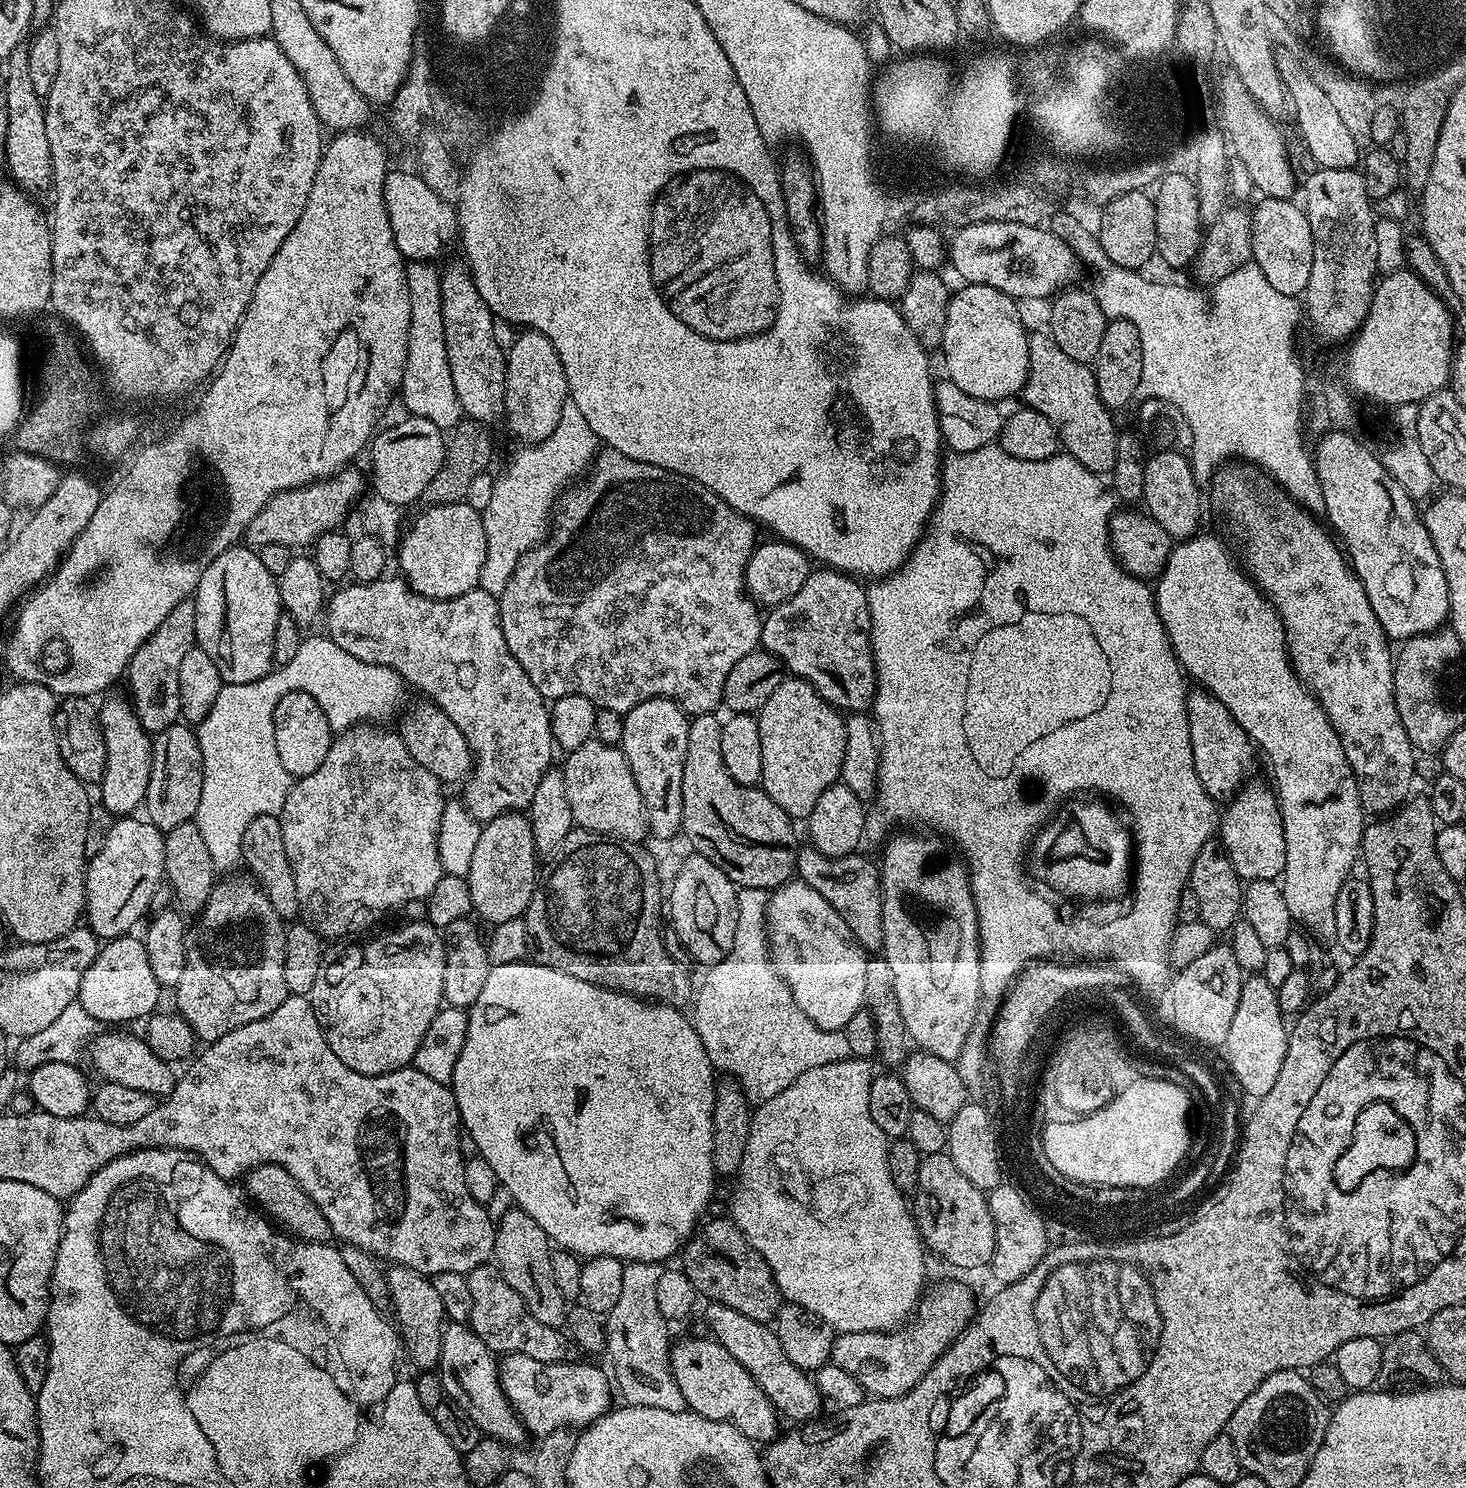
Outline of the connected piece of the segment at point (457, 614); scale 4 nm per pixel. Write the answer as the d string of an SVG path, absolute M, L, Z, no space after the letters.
M381 578L369 584L352 582L349 583L349 588L340 588L333 596L331 593L326 600L327 635L335 644L342 646L342 650L346 650L346 654L354 654L354 658L362 658L362 662L380 664L383 668L393 668L411 687L413 684L414 687L421 688L428 695L425 697L431 698L452 719L454 726L458 726L458 730L462 730L462 734L472 751L474 761L474 767L463 785L463 788L465 788L462 803L468 807L469 814L475 820L487 822L504 812L519 812L527 809L534 798L534 790L538 790L538 782L542 778L542 774L549 771L551 764L548 763L552 760L552 752L554 753L550 708L544 696L538 694L538 690L534 690L534 682L530 682L530 678L526 678L526 670L522 670L522 666L518 666L518 658L514 658L514 654L510 654L510 646L506 646L506 638L502 634L502 626L500 625L500 605L497 597L484 592L477 586L474 590L470 590L458 598L435 600L418 594L402 578L388 579Z

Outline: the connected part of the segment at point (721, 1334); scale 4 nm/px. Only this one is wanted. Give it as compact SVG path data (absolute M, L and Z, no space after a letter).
M709 1303L704 1316L708 1319L711 1339L718 1341L731 1356L744 1367L758 1382L762 1394L770 1398L770 1402L781 1417L789 1416L792 1422L812 1422L821 1415L822 1397L816 1388L815 1379L802 1371L790 1358L786 1358L786 1350L782 1350L782 1342L778 1342L775 1331L768 1324L754 1322L754 1318L746 1318L746 1314L738 1314L738 1310L730 1310L730 1306Z

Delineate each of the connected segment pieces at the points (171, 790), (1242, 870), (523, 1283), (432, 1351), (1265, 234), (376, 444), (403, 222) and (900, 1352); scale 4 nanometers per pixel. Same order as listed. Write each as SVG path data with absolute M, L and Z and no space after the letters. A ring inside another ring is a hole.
M177 722L166 726L166 730L155 733L152 741L150 786L142 805L143 811L148 811L148 823L159 828L161 832L168 833L176 826L191 821L202 798L203 777L202 750L198 746L195 731L187 723Z
M1245 783L1223 805L1218 816L1218 840L1228 852L1230 862L1241 881L1279 881L1286 866L1286 834L1280 817L1280 801L1269 785L1267 788L1264 784L1252 783Z
M509 1207L508 1211L499 1217L496 1224L495 1267L500 1269L506 1282L510 1282L514 1290L518 1290L530 1314L534 1314L538 1322L551 1328L563 1329L568 1323L569 1305L558 1290L554 1282L554 1273L550 1270L553 1251L553 1245L542 1230L542 1226L538 1226L538 1222L534 1222L534 1218L530 1218L530 1214L523 1212L520 1207Z
M392 1264L388 1272L388 1296L396 1303L394 1324L402 1341L403 1351L420 1370L432 1370L440 1363L440 1343L446 1323L442 1294L423 1272L416 1272L406 1264Z
M1264 198L1256 209L1251 209L1252 216L1252 260L1266 274L1270 286L1287 296L1299 297L1307 293L1310 282L1310 266L1314 262L1314 242L1310 234L1310 222L1299 203L1292 204L1291 199L1279 200L1278 198Z
M411 414L389 428L381 427L370 441L372 452L372 488L377 497L401 506L416 504L430 478L442 470L445 433L434 422ZM384 428L384 429L383 429Z
M390 170L384 183L384 201L386 214L390 218L390 230L394 234L394 242L403 254L405 261L435 261L436 255L455 241L458 236L456 209L443 195L430 190L415 171L396 172Z
M940 1284L936 1288L936 1296L932 1293L932 1290L925 1291L920 1298L914 1315L911 1317L910 1323L903 1330L839 1333L832 1347L831 1363L837 1364L842 1370L852 1374L869 1397L893 1400L899 1396L905 1396L935 1366L938 1357L960 1337L960 1333L969 1324L973 1323L974 1313L977 1311L977 1308L978 1304L972 1301L972 1296L968 1293L966 1285Z

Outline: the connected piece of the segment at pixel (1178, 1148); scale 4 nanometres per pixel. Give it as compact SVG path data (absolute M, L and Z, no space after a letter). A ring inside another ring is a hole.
M1159 1080L1156 1084L1136 1084L1136 1088L1128 1088L1108 1112L1100 1112L1100 1116L1092 1116L1092 1120L1084 1120L1084 1124L1056 1124L1056 1128L1042 1128L1042 1154L1053 1163L1056 1170L1068 1180L1076 1181L1079 1184L1097 1185L1106 1187L1130 1187L1140 1189L1155 1189L1163 1185L1163 1180L1175 1170L1180 1164L1180 1159L1189 1155L1190 1125L1188 1126L1188 1112L1190 1105L1186 1088L1174 1086L1173 1082ZM1152 1124L1152 1160L1140 1160L1140 1155L1148 1148L1148 1127Z

